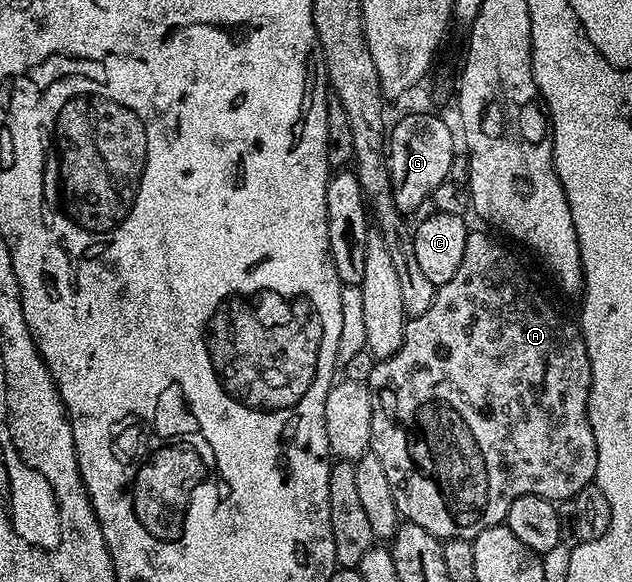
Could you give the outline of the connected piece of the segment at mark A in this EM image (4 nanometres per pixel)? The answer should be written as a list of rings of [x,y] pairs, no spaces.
[[[475,229],[468,230],[467,248],[461,261],[461,269],[457,269],[453,281],[444,283],[436,290],[435,300],[428,311],[408,318],[401,349],[397,349],[395,355],[376,362],[369,384],[373,401],[370,454],[381,460],[381,466],[389,476],[393,501],[397,501],[400,516],[408,523],[421,525],[421,529],[429,529],[429,533],[433,533],[433,537],[441,541],[474,541],[485,529],[500,526],[506,520],[509,505],[513,505],[517,497],[539,495],[542,499],[552,501],[574,500],[575,495],[585,489],[585,485],[595,482],[597,473],[597,441],[593,437],[587,412],[591,392],[591,366],[580,328],[572,320],[571,324],[555,312],[554,305],[531,284],[518,257],[509,248],[502,247],[494,239],[494,234],[491,235]]]

